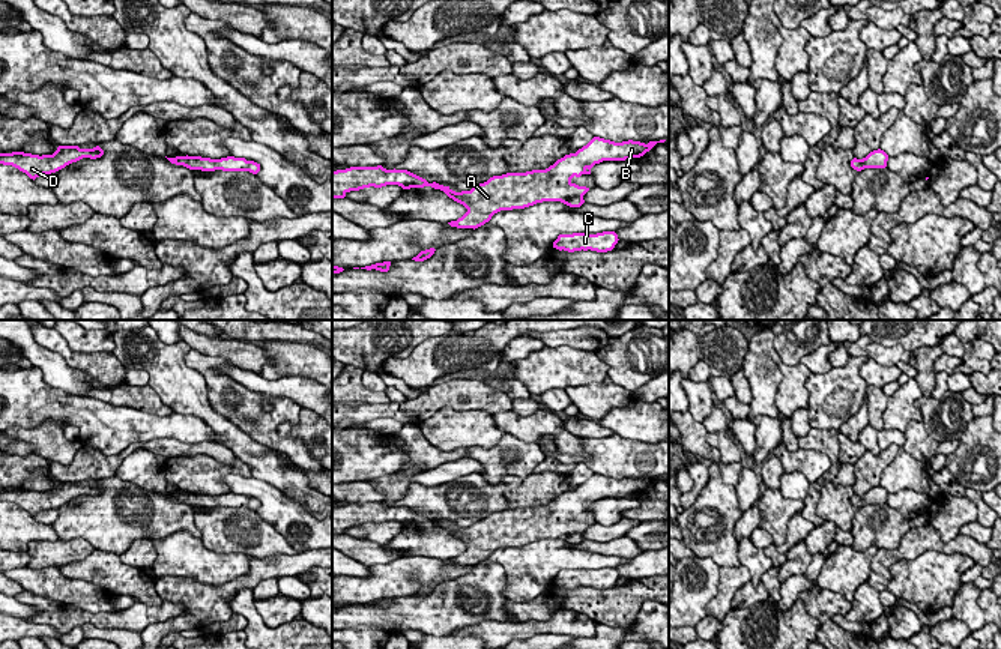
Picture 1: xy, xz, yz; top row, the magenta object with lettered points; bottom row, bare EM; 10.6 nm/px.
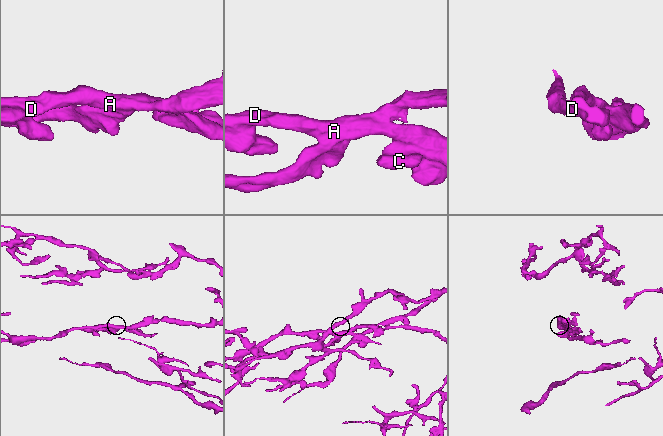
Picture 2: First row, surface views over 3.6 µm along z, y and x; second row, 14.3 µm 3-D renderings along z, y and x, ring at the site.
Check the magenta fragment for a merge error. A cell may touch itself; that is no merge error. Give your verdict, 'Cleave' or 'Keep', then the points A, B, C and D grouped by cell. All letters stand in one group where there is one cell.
Keep. Groups: A B C D

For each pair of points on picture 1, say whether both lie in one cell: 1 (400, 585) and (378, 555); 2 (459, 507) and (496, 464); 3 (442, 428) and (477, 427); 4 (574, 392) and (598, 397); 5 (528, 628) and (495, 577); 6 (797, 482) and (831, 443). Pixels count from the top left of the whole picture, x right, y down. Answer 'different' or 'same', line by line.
1: different
2: different
3: same
4: same
5: different
6: different

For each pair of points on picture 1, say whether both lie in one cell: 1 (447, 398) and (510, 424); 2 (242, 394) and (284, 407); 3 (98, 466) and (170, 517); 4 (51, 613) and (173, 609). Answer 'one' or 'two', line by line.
1: two
2: one
3: two
4: one

